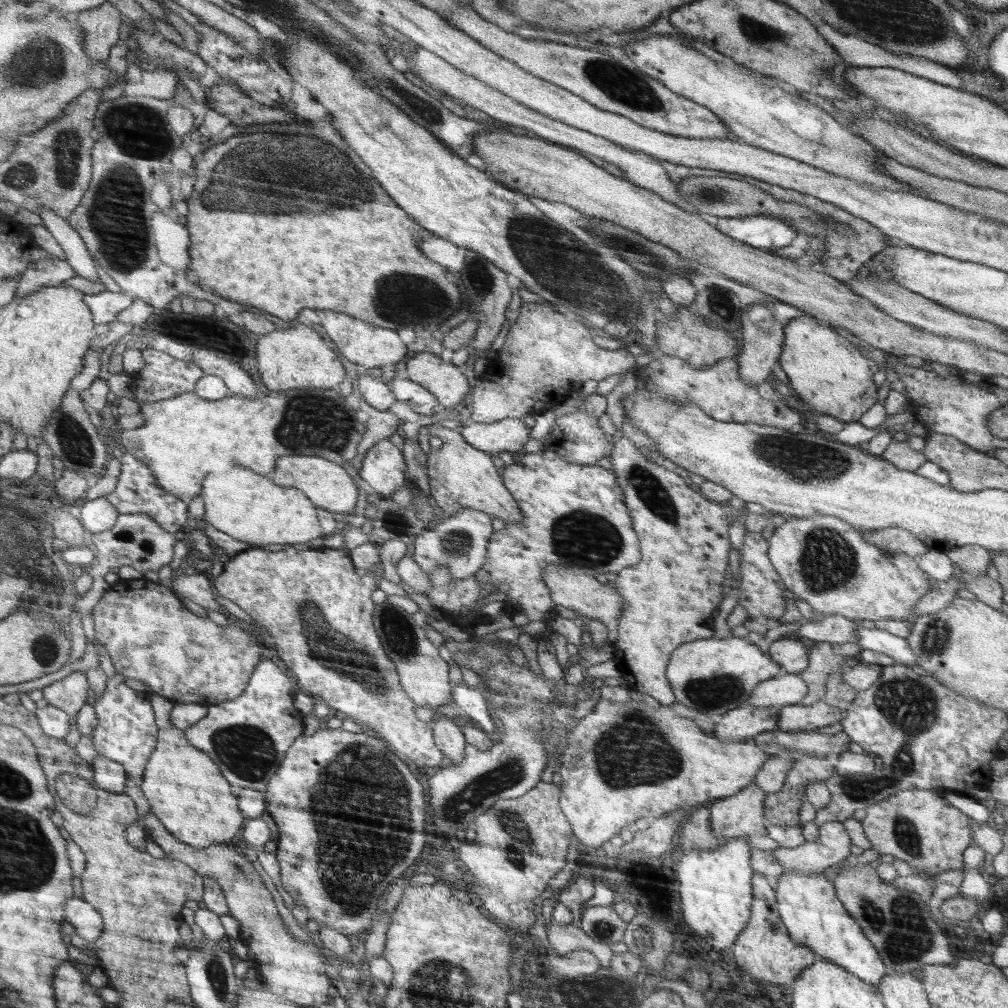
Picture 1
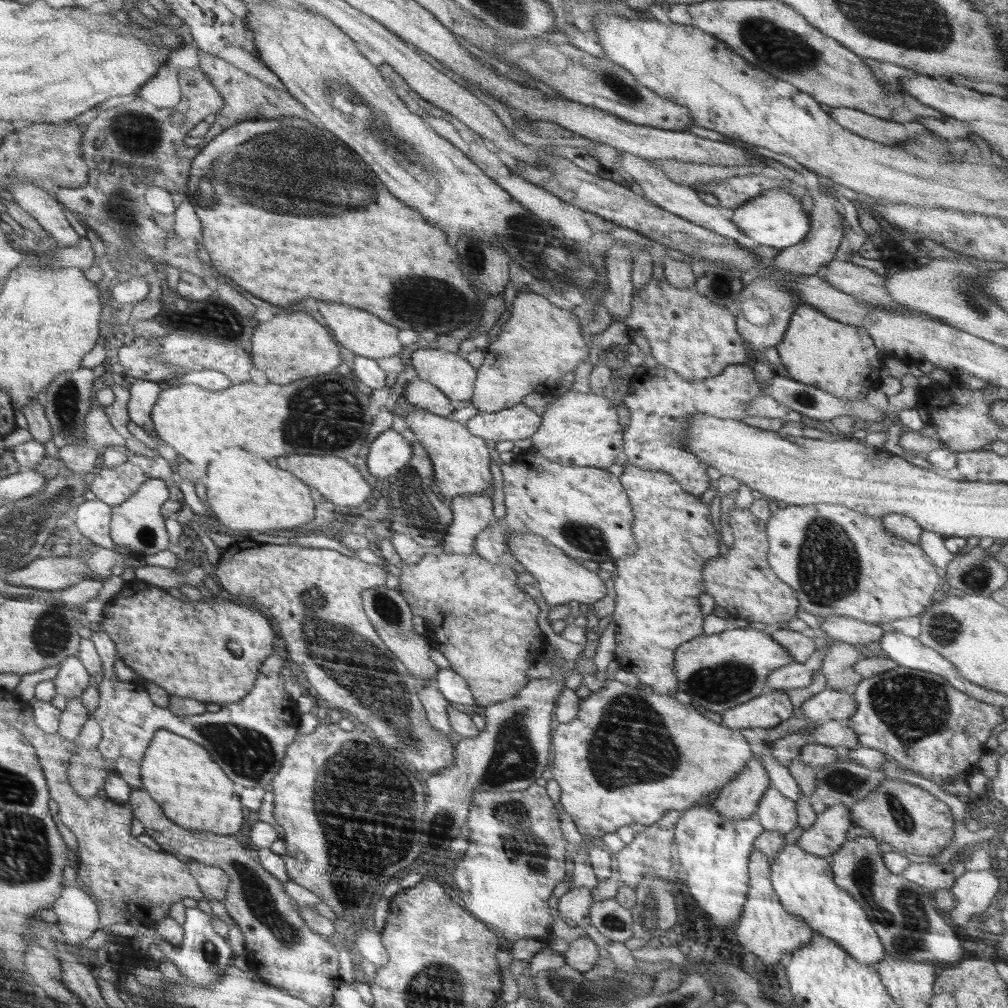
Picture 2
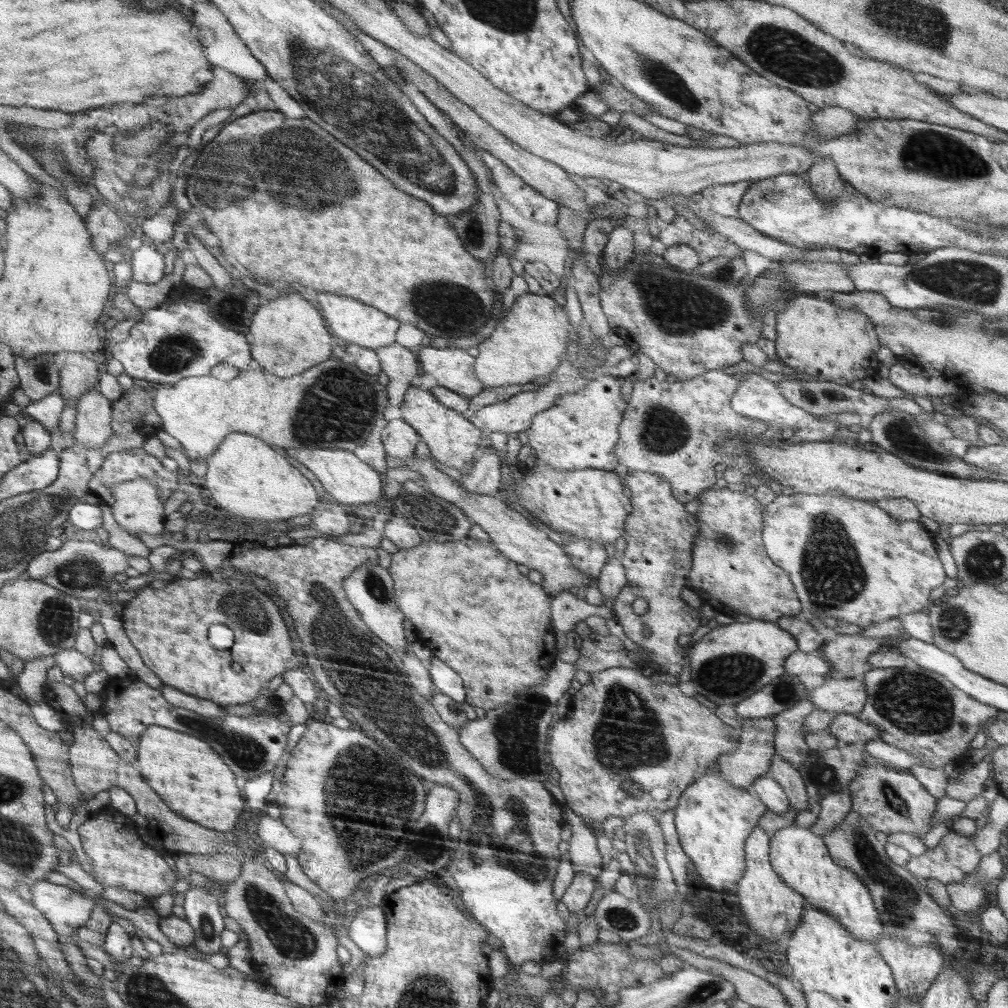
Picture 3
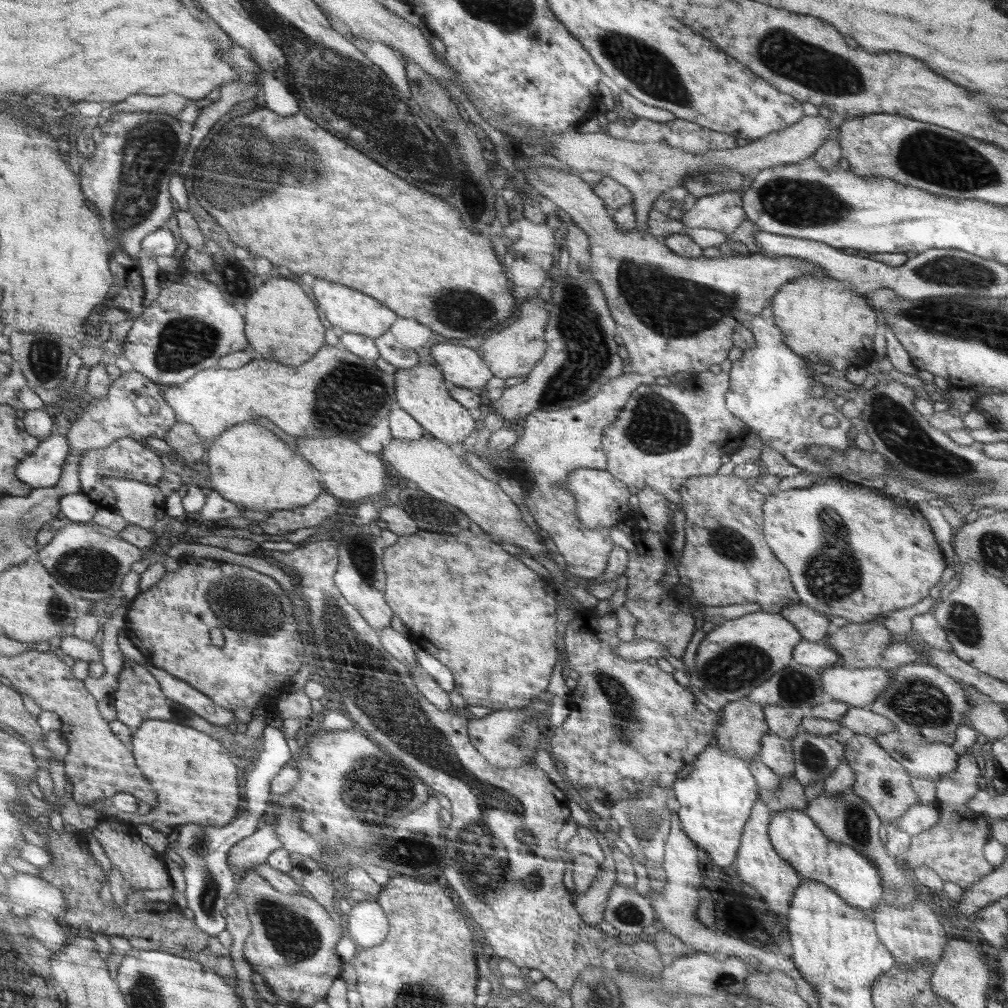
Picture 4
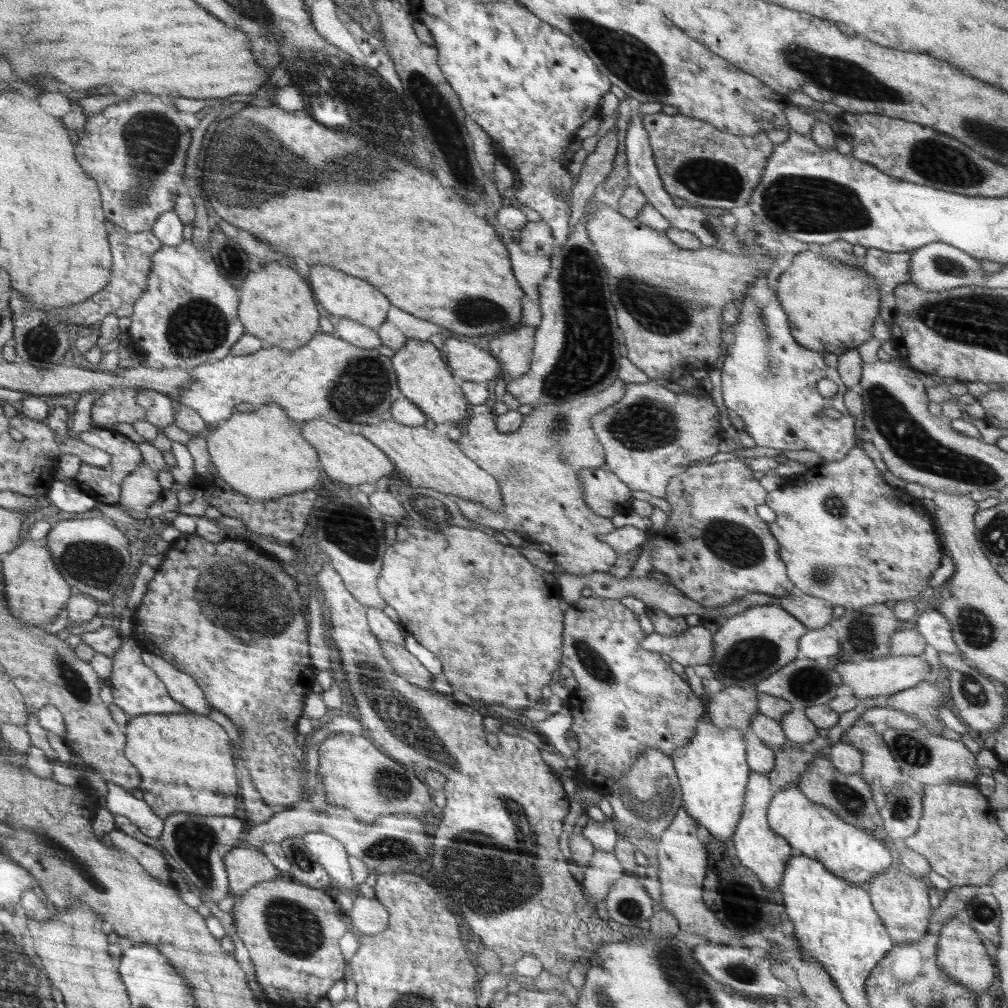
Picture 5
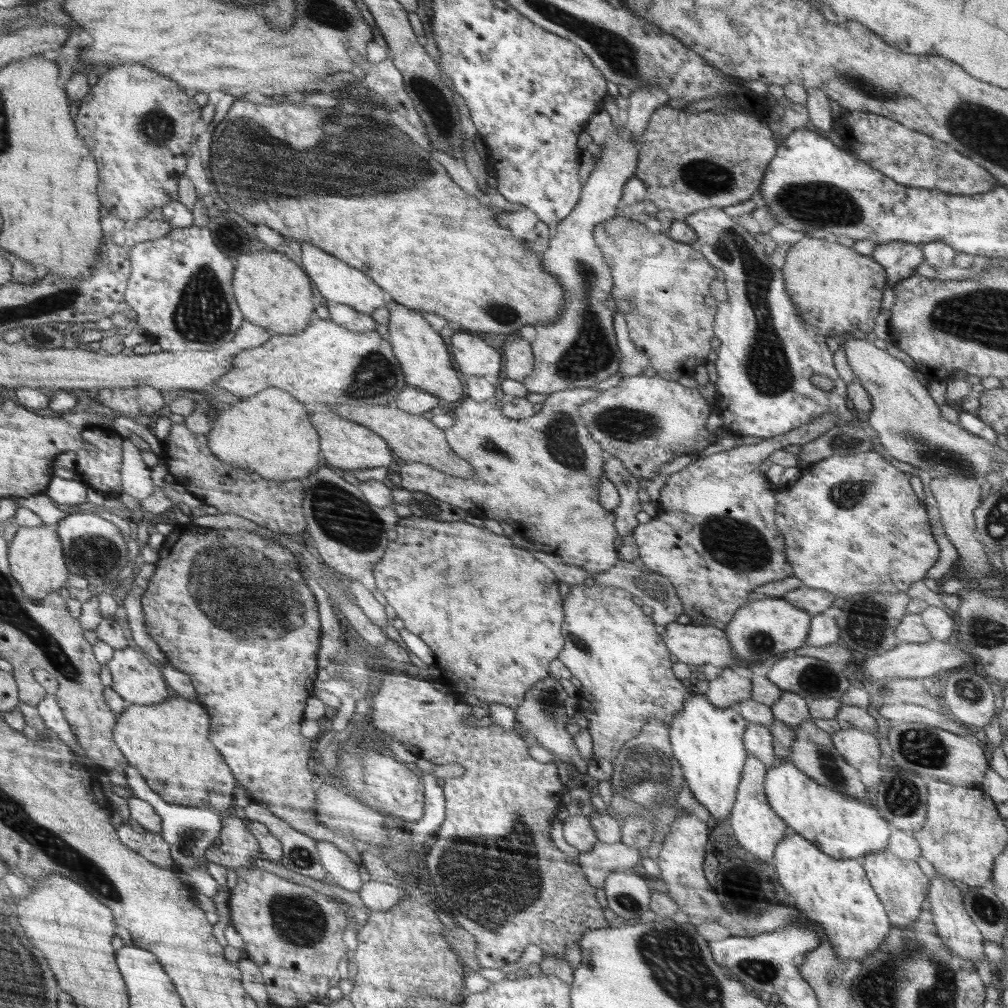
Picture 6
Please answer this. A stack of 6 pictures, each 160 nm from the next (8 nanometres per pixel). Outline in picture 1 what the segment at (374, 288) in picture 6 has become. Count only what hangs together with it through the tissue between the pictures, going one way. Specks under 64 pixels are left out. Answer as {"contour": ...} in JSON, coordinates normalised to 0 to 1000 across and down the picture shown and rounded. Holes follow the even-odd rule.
{"contour":[[[313,307],[317,323],[323,329],[323,334],[333,343],[341,355],[356,362],[357,366],[378,365],[383,361],[394,361],[403,351],[402,339],[391,327],[371,323],[370,320],[353,316],[349,313],[327,307]]]}

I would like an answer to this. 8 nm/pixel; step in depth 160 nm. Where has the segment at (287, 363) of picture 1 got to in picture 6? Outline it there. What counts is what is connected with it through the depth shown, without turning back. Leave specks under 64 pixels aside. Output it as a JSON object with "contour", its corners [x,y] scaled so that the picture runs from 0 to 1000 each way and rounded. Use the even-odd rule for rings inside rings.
{"contour":[[[274,248],[258,249],[240,252],[234,260],[232,289],[236,288],[236,301],[246,319],[270,327],[272,332],[296,332],[306,324],[308,313],[312,312],[313,294],[310,294],[309,277],[286,253]]]}

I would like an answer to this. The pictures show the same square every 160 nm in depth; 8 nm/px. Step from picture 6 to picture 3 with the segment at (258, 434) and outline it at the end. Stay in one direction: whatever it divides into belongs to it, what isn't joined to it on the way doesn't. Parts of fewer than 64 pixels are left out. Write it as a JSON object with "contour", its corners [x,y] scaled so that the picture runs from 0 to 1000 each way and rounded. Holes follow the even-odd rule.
{"contour":[[[242,429],[227,431],[212,450],[205,454],[205,467],[203,473],[204,490],[214,496],[217,504],[222,504],[234,512],[258,516],[286,516],[300,517],[317,500],[311,480],[300,469],[278,452],[267,439],[254,432]]]}

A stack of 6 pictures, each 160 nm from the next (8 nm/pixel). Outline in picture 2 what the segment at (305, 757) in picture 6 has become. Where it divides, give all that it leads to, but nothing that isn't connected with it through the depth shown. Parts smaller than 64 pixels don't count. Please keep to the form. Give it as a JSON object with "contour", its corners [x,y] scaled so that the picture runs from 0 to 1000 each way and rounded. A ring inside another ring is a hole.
{"contour":[[[135,577],[120,584],[108,595],[102,611],[99,623],[113,637],[117,654],[138,671],[139,677],[152,677],[171,690],[217,699],[227,699],[246,690],[254,679],[260,659],[270,649],[274,633],[268,617],[249,599],[214,594],[205,588],[202,596],[188,595],[185,598],[148,578]],[[224,639],[234,639],[232,643],[236,643],[236,647],[226,647]]]}

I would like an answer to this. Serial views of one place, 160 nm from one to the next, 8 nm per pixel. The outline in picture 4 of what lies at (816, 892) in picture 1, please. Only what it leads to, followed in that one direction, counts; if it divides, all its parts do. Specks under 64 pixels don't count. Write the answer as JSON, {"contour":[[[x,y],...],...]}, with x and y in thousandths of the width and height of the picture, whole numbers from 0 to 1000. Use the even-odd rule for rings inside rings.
{"contour":[[[790,803],[767,808],[763,820],[763,831],[768,831],[768,839],[776,843],[776,851],[783,852],[795,872],[819,877],[843,899],[866,909],[868,901],[875,895],[876,884],[870,859],[862,851],[840,837],[825,835],[804,810]]]}

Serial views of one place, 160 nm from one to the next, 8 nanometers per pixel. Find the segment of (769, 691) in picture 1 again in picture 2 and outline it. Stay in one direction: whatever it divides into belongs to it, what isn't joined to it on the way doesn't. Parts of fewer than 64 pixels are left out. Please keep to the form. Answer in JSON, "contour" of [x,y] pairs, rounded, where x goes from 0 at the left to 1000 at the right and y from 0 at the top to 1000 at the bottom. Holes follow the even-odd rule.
{"contour":[[[787,655],[783,660],[763,669],[760,686],[798,683],[807,676],[808,669],[810,665],[806,666],[798,657]]]}

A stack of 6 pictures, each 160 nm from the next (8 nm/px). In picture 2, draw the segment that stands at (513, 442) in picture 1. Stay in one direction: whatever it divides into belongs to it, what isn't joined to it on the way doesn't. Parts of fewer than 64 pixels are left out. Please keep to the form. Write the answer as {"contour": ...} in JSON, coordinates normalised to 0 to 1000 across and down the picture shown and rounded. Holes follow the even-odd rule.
{"contour":[[[524,399],[515,400],[486,411],[474,410],[463,418],[462,423],[470,432],[489,437],[491,439],[507,437],[520,437],[528,434],[537,423],[537,411],[526,406]]]}

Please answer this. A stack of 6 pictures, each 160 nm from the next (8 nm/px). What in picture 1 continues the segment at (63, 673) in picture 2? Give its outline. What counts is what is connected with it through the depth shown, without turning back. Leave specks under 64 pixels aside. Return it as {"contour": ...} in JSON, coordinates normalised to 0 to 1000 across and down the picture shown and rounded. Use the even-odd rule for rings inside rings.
{"contour":[[[76,665],[45,681],[42,687],[47,697],[72,710],[85,697],[88,685],[85,668]]]}

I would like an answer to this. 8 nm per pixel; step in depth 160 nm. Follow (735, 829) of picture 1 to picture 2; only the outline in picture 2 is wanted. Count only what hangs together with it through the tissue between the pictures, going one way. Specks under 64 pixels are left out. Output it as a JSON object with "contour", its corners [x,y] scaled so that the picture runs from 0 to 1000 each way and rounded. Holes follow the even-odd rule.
{"contour":[[[747,750],[739,764],[707,791],[706,801],[722,813],[742,813],[764,780],[760,763],[754,753]]]}

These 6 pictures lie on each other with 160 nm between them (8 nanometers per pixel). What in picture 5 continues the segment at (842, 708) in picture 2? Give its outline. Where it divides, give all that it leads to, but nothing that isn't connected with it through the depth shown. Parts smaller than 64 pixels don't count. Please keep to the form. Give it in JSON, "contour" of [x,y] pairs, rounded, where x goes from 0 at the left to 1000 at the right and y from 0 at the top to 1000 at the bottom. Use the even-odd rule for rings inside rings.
{"contour":[[[882,650],[879,653],[871,653],[869,655],[859,655],[855,657],[831,658],[828,661],[829,667],[833,670],[835,679],[843,681],[847,685],[847,690],[853,695],[858,692],[872,691],[887,688],[888,687],[909,681],[913,676],[918,675],[925,661],[917,654],[916,650],[893,651]]]}

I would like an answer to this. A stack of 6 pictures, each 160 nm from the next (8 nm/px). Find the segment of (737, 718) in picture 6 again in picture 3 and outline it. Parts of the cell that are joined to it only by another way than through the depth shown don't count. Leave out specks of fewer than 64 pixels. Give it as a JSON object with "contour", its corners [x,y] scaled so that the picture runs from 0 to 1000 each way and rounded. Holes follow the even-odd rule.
{"contour":[[[712,760],[706,761],[699,767],[699,771],[692,772],[688,779],[685,779],[676,788],[675,799],[669,803],[670,822],[674,829],[674,836],[677,843],[688,855],[692,869],[694,869],[694,879],[710,885],[729,884],[732,874],[738,868],[739,837],[744,826],[751,820],[752,814],[758,811],[760,798],[756,797],[755,792],[749,790],[746,785],[739,781],[728,780],[720,774],[719,768],[712,764]]]}

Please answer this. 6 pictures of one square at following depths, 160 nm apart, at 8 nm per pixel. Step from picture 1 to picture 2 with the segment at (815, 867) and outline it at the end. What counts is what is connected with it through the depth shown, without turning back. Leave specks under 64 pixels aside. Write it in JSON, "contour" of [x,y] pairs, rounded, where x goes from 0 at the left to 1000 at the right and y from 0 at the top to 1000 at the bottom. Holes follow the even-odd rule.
{"contour":[[[829,798],[812,808],[808,817],[796,826],[791,835],[804,847],[814,848],[824,856],[826,847],[831,845],[834,837],[840,833],[839,826],[843,818],[847,818],[844,804]]]}

